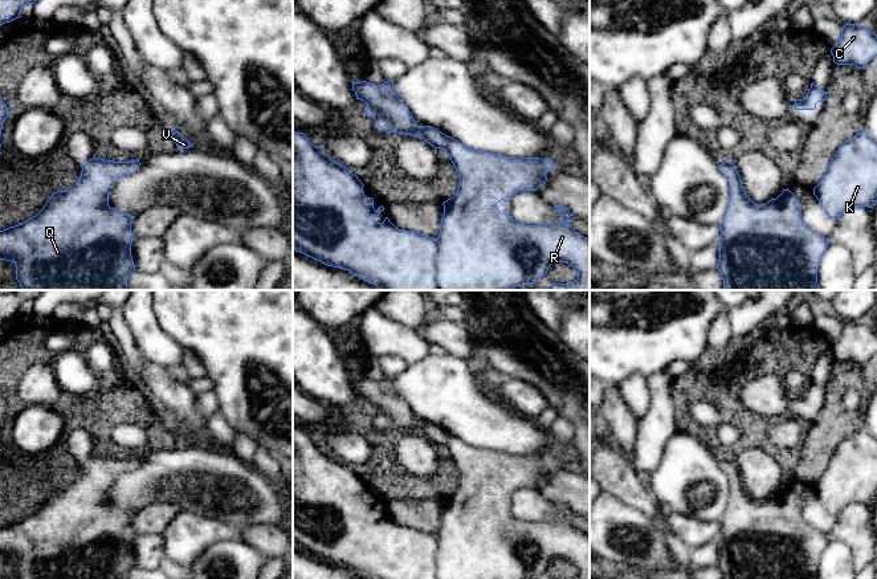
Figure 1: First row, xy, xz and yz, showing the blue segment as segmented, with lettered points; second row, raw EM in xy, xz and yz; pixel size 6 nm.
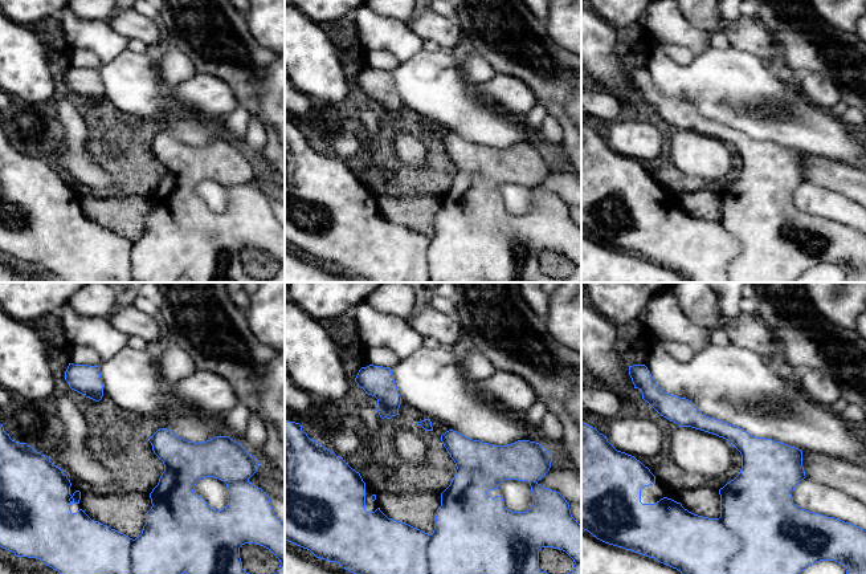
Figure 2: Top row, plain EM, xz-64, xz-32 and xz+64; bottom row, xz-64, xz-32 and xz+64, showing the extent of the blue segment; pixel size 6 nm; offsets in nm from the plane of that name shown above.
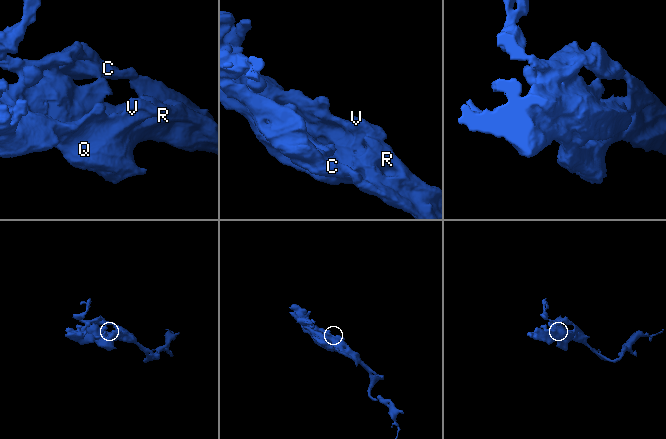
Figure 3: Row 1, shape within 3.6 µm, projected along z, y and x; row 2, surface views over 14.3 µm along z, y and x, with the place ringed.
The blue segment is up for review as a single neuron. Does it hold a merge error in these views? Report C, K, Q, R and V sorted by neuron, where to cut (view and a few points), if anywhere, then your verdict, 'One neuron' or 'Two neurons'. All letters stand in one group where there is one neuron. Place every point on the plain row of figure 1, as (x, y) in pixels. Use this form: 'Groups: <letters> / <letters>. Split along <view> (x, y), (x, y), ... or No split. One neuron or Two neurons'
Groups: C K Q R V. No split. One neuron

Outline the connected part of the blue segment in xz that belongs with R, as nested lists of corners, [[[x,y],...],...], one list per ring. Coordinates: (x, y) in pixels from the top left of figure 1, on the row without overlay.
[[[391,376],[382,382],[352,378],[352,387],[356,396],[367,400],[363,411],[372,412],[386,429],[417,433],[435,445],[445,447],[460,472],[458,486],[453,494],[442,500],[444,511],[437,535],[399,526],[388,514],[383,519],[375,519],[374,515],[384,507],[384,503],[374,505],[374,496],[364,492],[364,481],[358,473],[331,457],[303,429],[293,427],[293,546],[327,563],[348,567],[367,579],[537,579],[556,558],[566,559],[578,568],[575,579],[590,579],[590,537],[567,521],[567,515],[574,511],[566,503],[554,501],[563,515],[558,522],[552,519],[526,522],[513,517],[506,505],[502,510],[497,505],[498,498],[509,498],[519,488],[537,488],[543,482],[547,477],[546,470],[555,464],[552,460],[541,454],[515,456],[476,448],[435,424],[417,423],[412,409],[395,390]]]

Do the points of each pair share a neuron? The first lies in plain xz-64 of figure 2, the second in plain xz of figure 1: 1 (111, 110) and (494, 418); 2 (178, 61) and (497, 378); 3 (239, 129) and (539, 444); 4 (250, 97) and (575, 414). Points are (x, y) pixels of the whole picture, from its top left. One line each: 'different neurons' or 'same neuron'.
1: different neurons
2: same neuron
3: different neurons
4: same neuron

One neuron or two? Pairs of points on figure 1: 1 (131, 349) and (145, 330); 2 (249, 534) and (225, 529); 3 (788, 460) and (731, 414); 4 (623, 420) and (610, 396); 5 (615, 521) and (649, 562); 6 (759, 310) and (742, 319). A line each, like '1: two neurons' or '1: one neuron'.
1: two neurons
2: two neurons
3: one neuron
4: one neuron
5: one neuron
6: one neuron

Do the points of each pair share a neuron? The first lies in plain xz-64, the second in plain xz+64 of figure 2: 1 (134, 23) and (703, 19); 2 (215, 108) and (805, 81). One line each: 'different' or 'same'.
1: different
2: same

